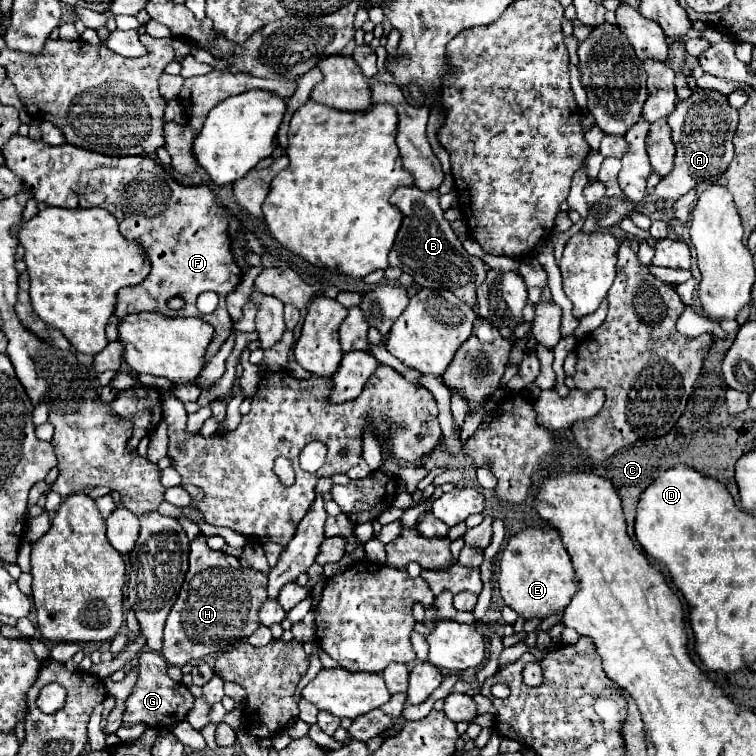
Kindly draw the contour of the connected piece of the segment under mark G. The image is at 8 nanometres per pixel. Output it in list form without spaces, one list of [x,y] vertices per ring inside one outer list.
[[[144,651],[138,657],[140,663],[140,675],[138,675],[138,683],[132,689],[132,695],[126,701],[126,711],[124,711],[124,721],[122,725],[134,725],[134,723],[146,723],[148,727],[172,727],[176,723],[180,723],[186,713],[192,709],[194,705],[194,695],[188,691],[186,685],[176,683],[168,677],[166,669],[168,663],[164,661],[164,657],[160,653],[154,651]]]

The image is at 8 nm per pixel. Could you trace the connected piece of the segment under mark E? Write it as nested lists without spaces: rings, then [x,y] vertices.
[[[528,527],[510,537],[500,557],[498,585],[504,603],[524,619],[534,615],[544,619],[552,613],[564,611],[576,593],[576,583],[570,555],[562,545],[560,533],[552,527]]]

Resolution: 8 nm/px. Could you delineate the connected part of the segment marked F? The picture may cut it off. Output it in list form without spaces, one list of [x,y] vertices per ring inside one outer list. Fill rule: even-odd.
[[[14,135],[4,145],[2,155],[6,167],[24,181],[24,187],[32,191],[36,201],[64,209],[106,207],[118,219],[124,239],[136,241],[142,247],[152,269],[142,283],[118,291],[116,317],[122,319],[124,315],[142,311],[200,317],[214,327],[208,359],[218,353],[234,325],[226,311],[226,295],[240,285],[242,269],[232,255],[224,211],[220,211],[216,195],[208,185],[178,183],[156,163],[156,159],[146,155],[110,157],[68,143],[54,147],[20,135]],[[204,291],[214,291],[220,297],[216,311],[210,315],[200,315],[196,309],[196,297]],[[174,295],[180,295],[186,301],[182,311],[170,311],[166,307],[166,301]]]

